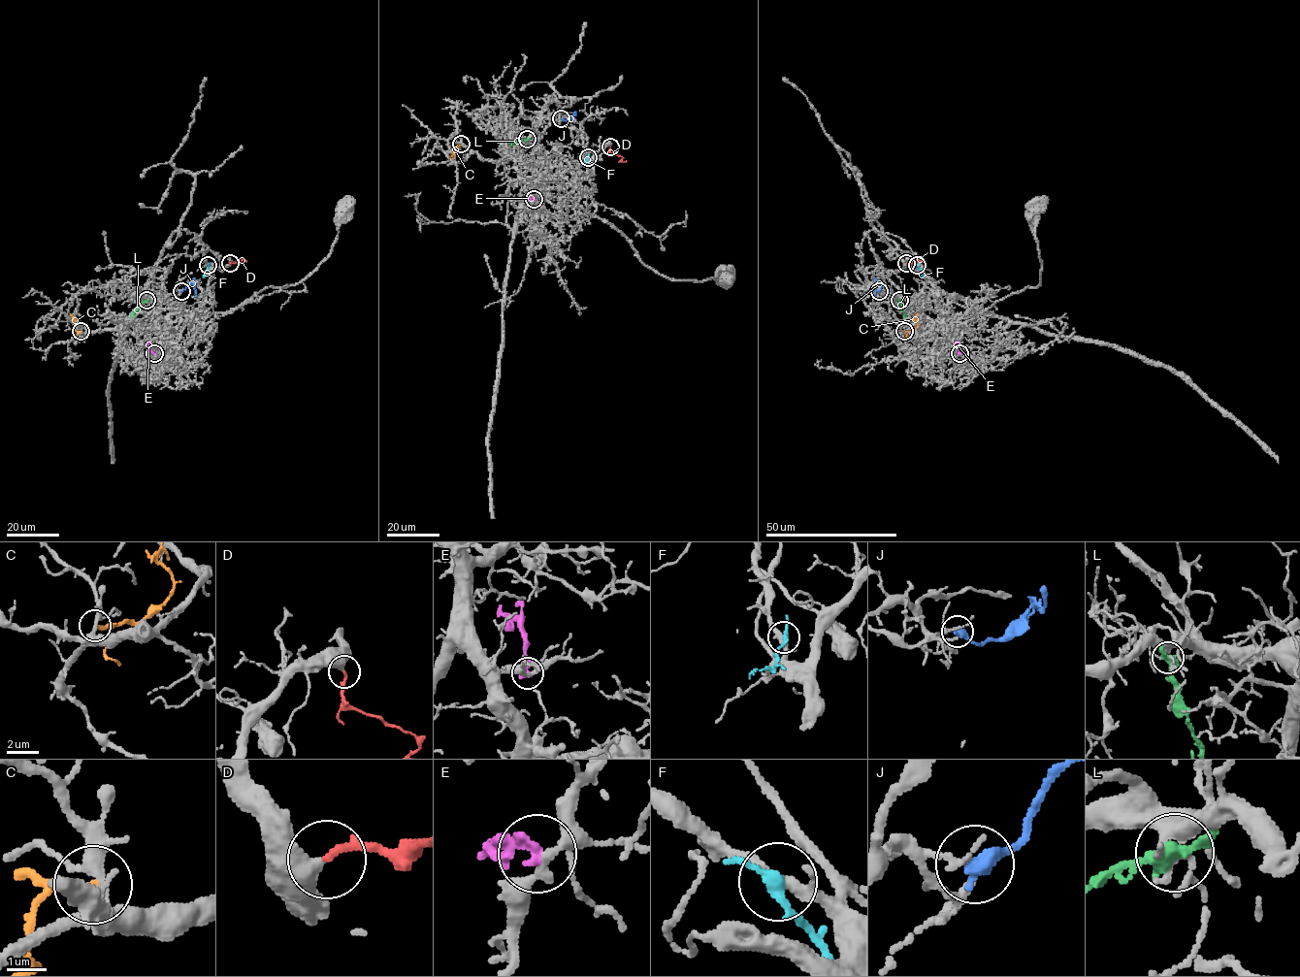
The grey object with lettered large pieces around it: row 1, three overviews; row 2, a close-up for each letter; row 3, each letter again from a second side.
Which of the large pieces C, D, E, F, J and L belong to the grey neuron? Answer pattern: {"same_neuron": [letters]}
{"same_neuron": []}

